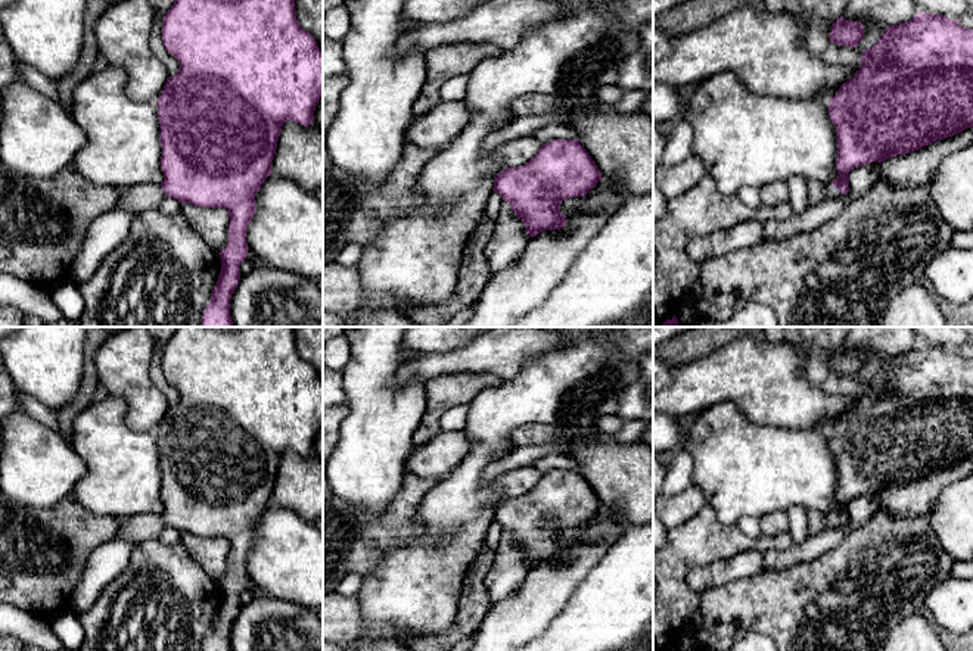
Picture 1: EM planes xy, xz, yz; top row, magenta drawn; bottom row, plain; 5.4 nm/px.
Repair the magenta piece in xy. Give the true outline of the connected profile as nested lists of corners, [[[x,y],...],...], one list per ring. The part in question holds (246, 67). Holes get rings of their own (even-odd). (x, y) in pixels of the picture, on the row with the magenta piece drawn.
[[[175,0],[162,19],[162,41],[180,63],[178,72],[168,77],[156,100],[164,181],[119,190],[115,208],[137,214],[158,208],[170,196],[181,203],[227,209],[229,242],[218,253],[221,271],[211,302],[203,309],[200,327],[234,327],[230,299],[240,280],[239,267],[249,250],[246,230],[257,212],[255,196],[271,174],[283,124],[293,121],[308,127],[314,122],[315,106],[323,97],[323,53],[315,38],[298,24],[295,0]]]

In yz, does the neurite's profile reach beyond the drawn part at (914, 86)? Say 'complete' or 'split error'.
split error

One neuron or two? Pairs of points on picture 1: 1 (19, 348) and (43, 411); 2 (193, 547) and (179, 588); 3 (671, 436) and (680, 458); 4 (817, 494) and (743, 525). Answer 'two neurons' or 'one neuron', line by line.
1: two neurons
2: two neurons
3: two neurons
4: two neurons

